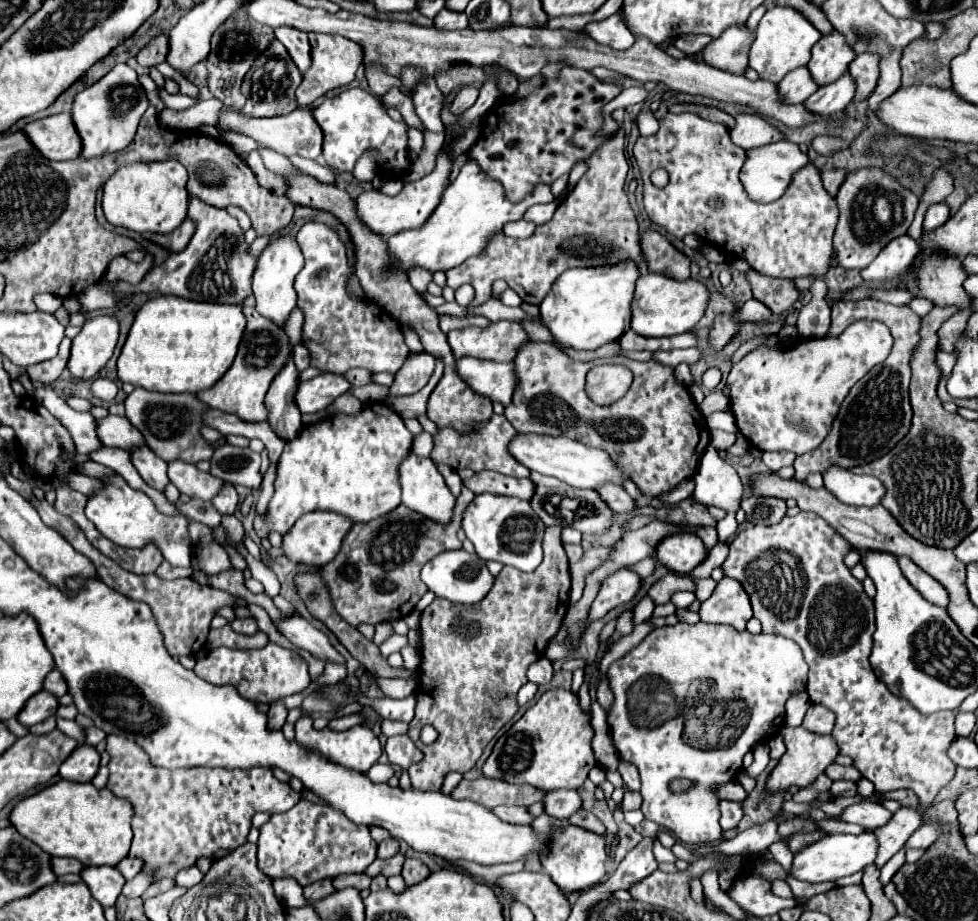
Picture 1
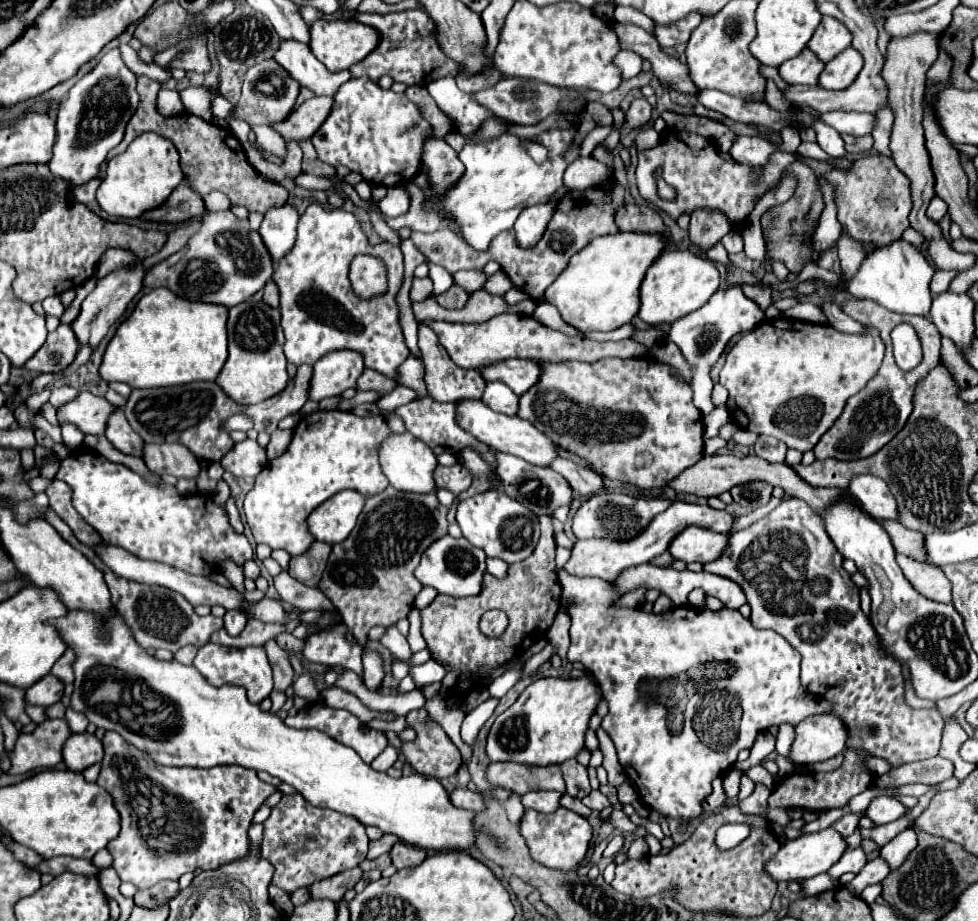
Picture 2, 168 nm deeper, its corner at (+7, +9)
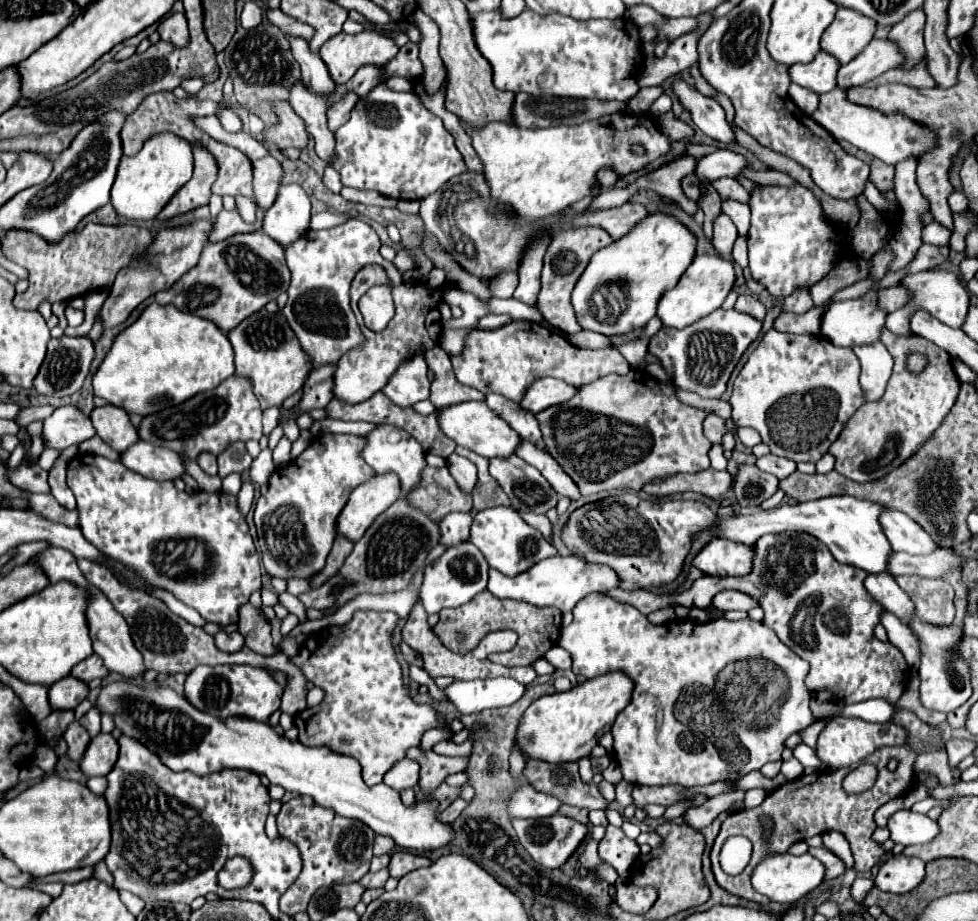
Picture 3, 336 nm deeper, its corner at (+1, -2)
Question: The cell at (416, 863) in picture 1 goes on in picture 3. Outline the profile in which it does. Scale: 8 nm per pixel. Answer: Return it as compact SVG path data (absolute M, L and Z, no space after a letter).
M401 850L401 852L395 852L391 856L391 862L389 862L389 874L393 878L403 878L405 874L417 870L417 868L423 868L423 866L429 866L431 860L427 856L421 856L421 854L413 854L413 852L407 852L407 850Z

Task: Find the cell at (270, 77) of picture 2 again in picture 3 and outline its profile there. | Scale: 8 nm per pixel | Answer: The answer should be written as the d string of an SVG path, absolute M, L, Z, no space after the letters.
M275 102L275 112L279 116L279 124L267 130L267 140L275 142L277 148L305 148L309 136L305 132L305 124L297 118L295 110L287 102Z

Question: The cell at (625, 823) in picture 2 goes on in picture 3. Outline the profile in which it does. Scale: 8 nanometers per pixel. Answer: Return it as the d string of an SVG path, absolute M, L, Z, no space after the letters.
M606 827L604 838L599 842L599 858L615 869L620 877L628 878L635 860L640 855L640 846L629 839L621 828Z

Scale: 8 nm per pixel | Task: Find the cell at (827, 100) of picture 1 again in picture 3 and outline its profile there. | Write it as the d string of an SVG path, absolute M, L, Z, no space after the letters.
M873 38L857 58L853 58L849 64L839 68L837 86L839 88L861 86L881 76L887 70L899 68L903 62L905 62L905 56L901 54L899 46L893 44L893 40Z

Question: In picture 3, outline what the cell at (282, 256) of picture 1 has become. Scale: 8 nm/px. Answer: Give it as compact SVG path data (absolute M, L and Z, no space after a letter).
M281 186L275 204L265 212L263 230L279 244L289 246L297 238L305 236L309 228L309 212L311 202L301 186Z

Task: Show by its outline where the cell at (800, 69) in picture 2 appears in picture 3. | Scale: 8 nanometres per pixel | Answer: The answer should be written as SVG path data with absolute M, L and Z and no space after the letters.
M821 50L809 64L793 64L789 68L791 82L809 88L817 94L825 94L837 86L837 70L841 68L839 60L825 50Z

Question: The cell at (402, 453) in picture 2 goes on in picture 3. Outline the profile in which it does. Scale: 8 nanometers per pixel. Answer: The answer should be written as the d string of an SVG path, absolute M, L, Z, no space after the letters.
M377 424L375 430L371 430L369 434L365 434L365 446L361 450L361 458L377 472L383 474L385 470L393 470L403 486L403 496L409 494L415 488L415 482L419 482L419 474L421 470L427 466L425 464L425 452L421 450L421 446L415 442L413 436L409 436L405 430L395 428L391 424Z

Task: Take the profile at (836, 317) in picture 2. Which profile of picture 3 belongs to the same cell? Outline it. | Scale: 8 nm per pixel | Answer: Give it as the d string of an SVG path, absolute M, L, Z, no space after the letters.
M877 342L877 346L857 346L857 350L853 352L861 362L861 388L865 402L879 400L891 376L893 368L891 354L881 342Z

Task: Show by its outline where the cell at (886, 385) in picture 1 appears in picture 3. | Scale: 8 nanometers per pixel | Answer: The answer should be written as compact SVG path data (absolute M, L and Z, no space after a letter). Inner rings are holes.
M887 330L881 342L887 346L889 354L895 360L887 390L881 400L867 402L851 416L847 426L839 434L839 440L829 448L829 452L837 458L835 470L859 484L885 478L889 472L905 464L941 426L941 422L953 408L961 386L951 366L951 356L945 354L945 350L937 350L937 346L933 346L931 342L925 342L919 336L897 338ZM911 352L927 356L927 366L919 374L913 374L907 368L907 356Z

